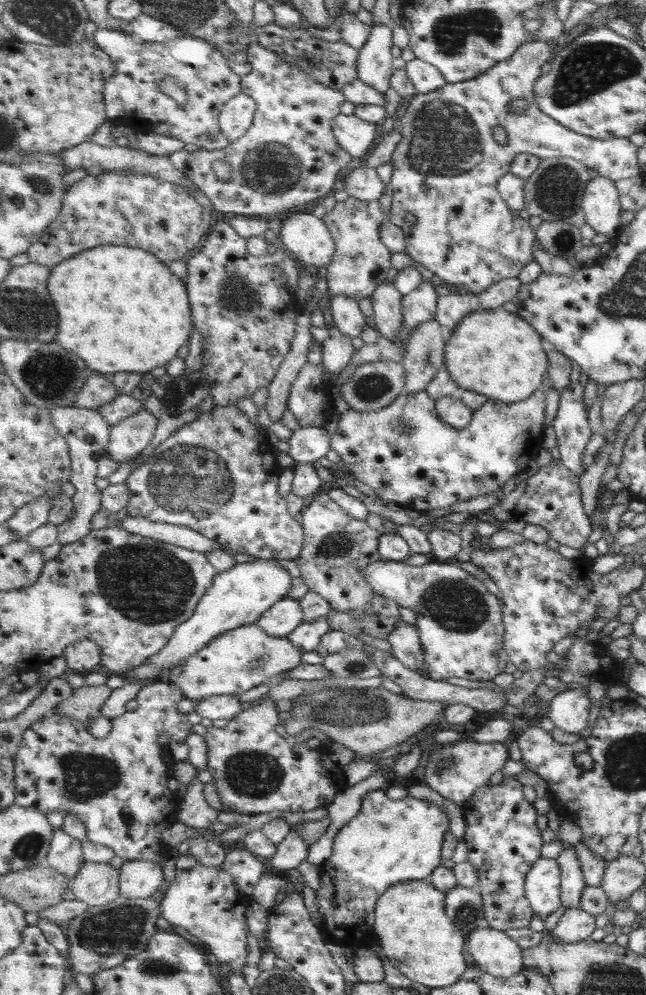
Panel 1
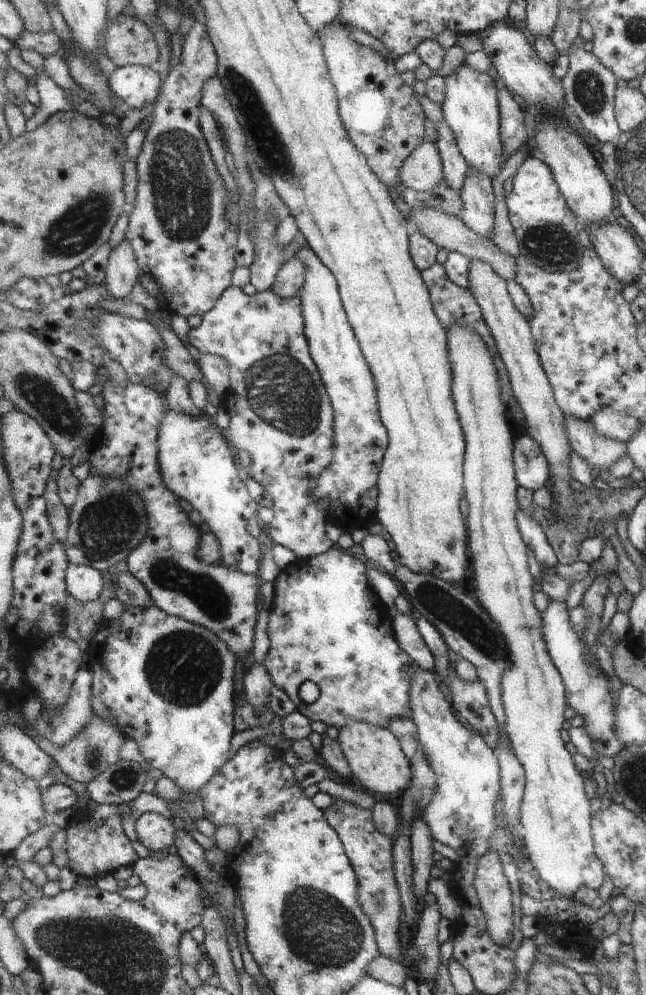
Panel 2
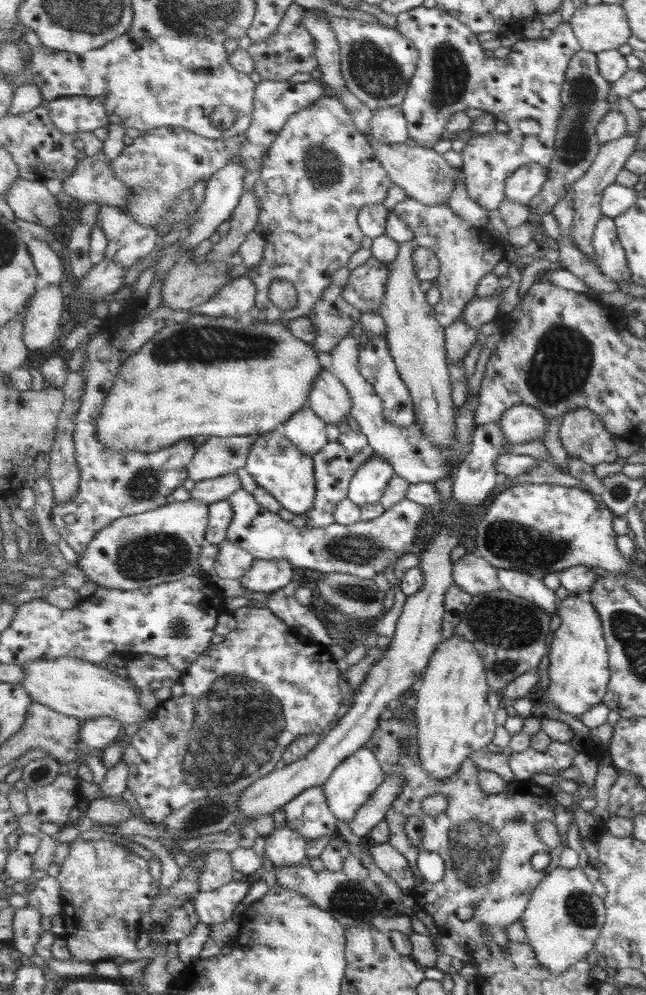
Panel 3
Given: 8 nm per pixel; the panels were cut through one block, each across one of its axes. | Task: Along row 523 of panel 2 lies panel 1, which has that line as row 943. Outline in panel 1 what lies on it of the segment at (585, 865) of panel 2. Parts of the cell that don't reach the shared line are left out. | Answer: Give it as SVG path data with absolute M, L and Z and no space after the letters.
M490 927L473 930L469 949L475 966L489 975L507 979L525 970L524 950L505 931Z

